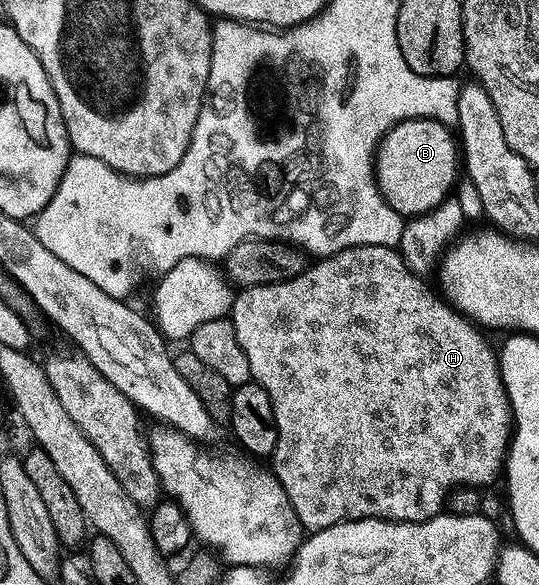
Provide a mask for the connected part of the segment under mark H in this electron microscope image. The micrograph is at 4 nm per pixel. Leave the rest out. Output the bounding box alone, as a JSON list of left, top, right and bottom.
[229,245,513,533]

